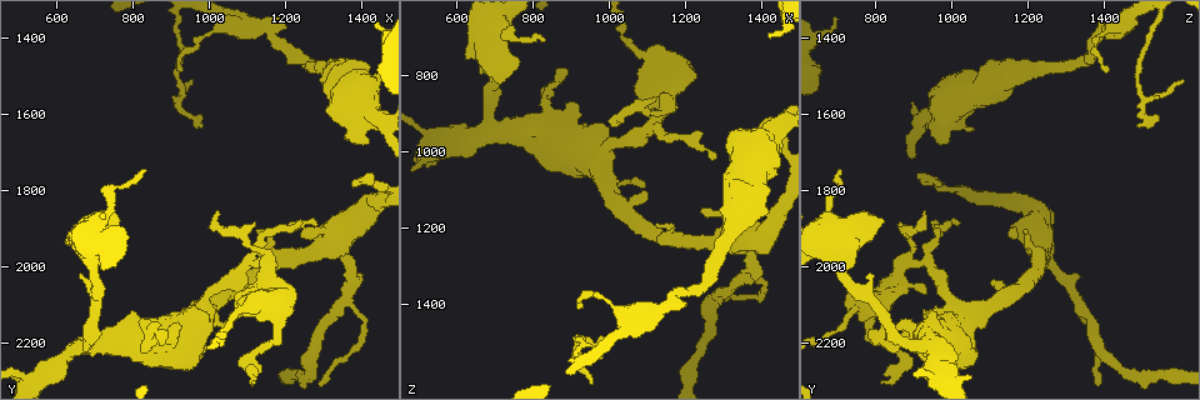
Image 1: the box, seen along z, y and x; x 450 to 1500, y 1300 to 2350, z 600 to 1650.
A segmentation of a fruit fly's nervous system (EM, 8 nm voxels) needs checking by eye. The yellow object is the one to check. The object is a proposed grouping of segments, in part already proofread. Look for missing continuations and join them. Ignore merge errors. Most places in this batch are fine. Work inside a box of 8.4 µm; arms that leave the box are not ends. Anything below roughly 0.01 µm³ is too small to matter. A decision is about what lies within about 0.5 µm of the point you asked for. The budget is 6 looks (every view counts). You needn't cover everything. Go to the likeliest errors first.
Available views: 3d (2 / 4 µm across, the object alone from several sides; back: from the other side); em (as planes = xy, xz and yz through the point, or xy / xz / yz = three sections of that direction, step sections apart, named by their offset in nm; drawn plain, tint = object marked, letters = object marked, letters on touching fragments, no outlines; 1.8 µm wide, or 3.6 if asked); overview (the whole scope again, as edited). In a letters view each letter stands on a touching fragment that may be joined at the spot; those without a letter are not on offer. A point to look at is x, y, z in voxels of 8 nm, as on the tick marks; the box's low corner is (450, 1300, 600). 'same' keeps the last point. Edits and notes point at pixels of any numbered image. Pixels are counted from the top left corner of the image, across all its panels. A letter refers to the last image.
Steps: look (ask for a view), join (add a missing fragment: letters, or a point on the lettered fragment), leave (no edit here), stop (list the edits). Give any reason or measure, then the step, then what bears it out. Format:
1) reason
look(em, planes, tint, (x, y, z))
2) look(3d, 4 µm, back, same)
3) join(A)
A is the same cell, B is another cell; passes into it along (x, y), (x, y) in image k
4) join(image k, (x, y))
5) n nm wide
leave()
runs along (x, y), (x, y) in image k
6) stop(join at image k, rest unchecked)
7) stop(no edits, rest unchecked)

an open end
look(em, planes, tint, (1025, 1855, 920))

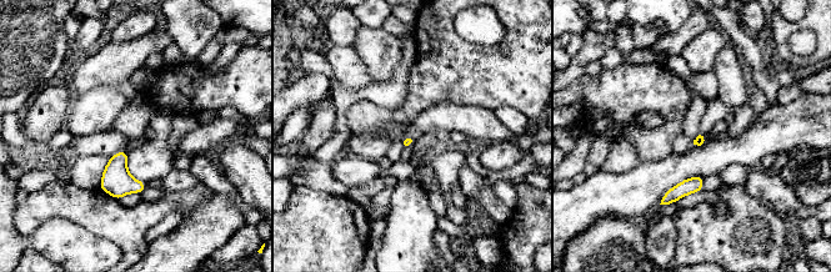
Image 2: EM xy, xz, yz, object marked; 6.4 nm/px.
look(em, planes, letters, same)

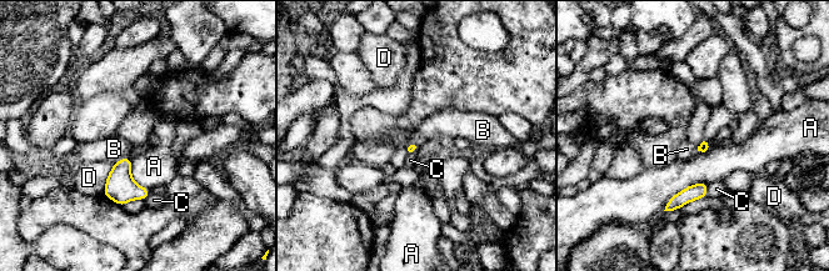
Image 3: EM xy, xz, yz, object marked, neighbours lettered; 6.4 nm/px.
leave()
A, B, C and D are other cells; no lettered fragment goes on from it

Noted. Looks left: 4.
look(em, yz, step 4, letters, (1120, 1915, 1190))

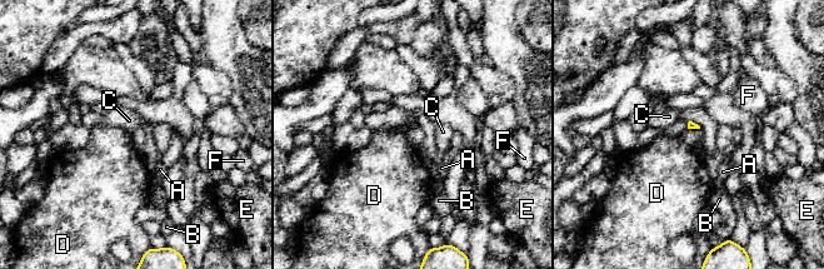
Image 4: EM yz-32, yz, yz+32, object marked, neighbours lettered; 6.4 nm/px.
another direction
look(em, planes, letters, same)

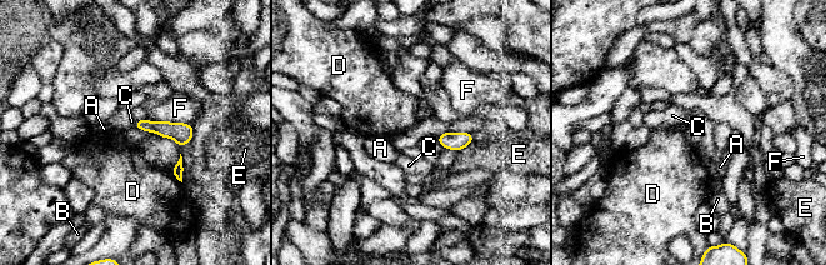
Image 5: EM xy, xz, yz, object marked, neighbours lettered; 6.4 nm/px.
leave()
A, B, C, D, E and F are other cells; border along (135, 121), (133, 125) in image 5; none of them fits

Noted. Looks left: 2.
look(em, xz, step 4, letters, (985, 2125, 1060))

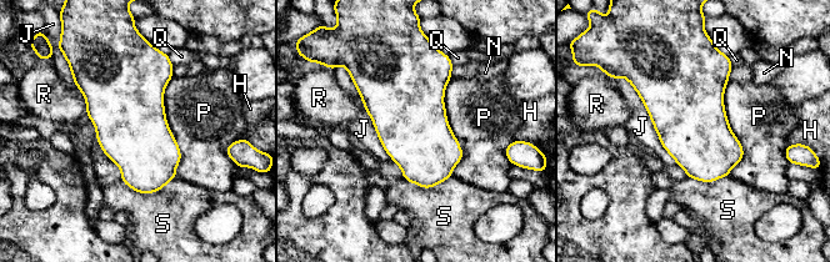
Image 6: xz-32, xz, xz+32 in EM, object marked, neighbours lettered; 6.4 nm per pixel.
leave()
H, J, N, P, Q, R and S are other cells; border along (173, 76), (164, 114), (176, 176) in image 6; no lettered fragment goes on from it

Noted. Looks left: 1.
stop(no edits, rest unchecked)

